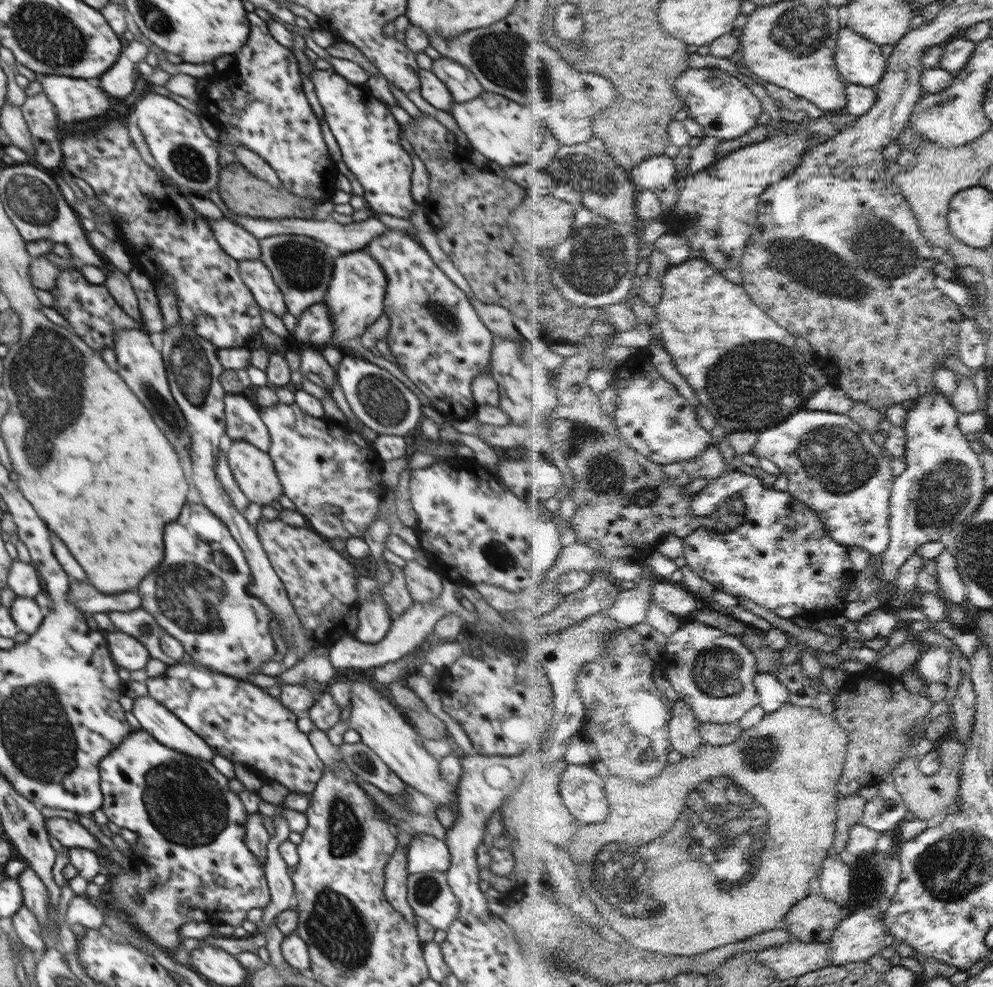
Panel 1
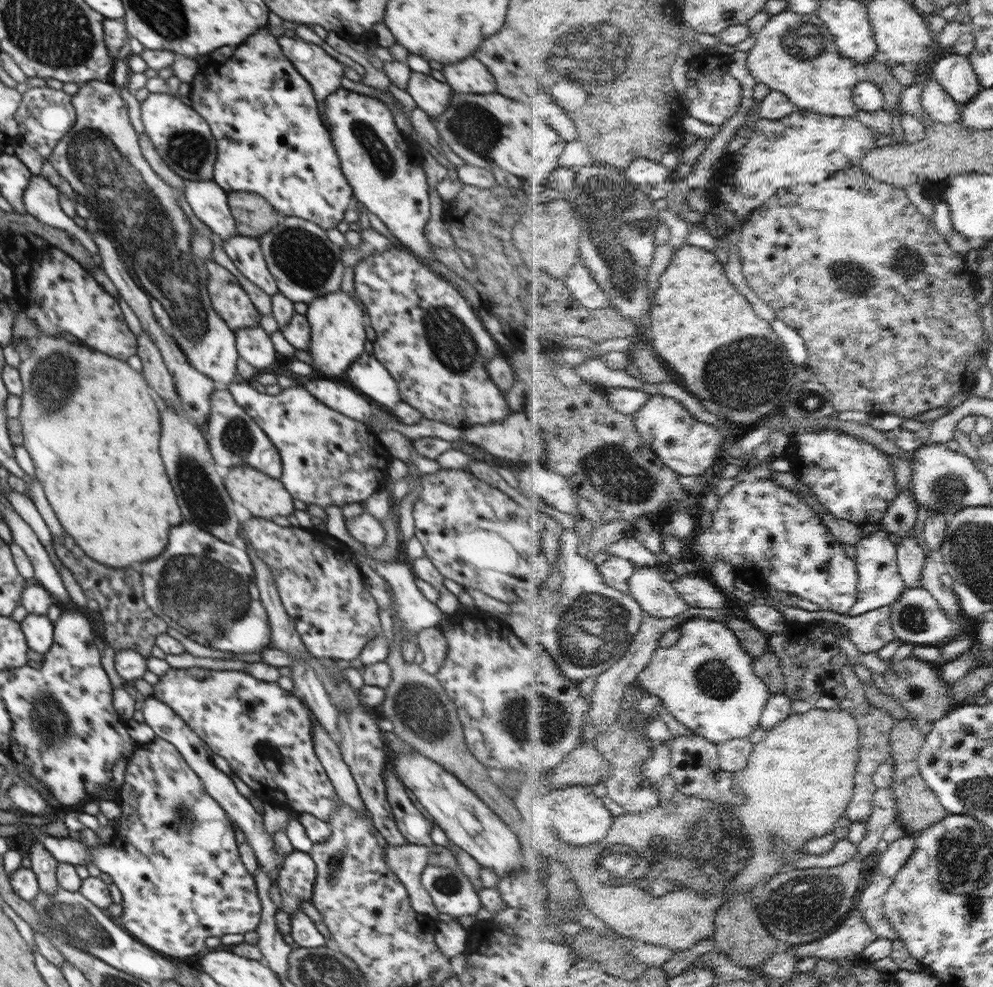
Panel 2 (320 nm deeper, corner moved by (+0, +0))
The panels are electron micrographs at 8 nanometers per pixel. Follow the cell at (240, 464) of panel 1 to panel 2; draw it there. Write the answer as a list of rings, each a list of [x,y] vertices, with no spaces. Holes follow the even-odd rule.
[[[247,464],[232,466],[223,481],[233,503],[238,503],[248,509],[253,517],[271,521],[274,516],[288,517],[295,511],[293,498],[280,479],[272,478]]]

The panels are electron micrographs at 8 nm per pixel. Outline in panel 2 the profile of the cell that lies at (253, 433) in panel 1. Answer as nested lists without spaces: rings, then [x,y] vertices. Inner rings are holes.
[[[215,388],[210,396],[210,410],[204,430],[200,431],[207,441],[209,451],[216,464],[231,468],[247,464],[272,478],[280,479],[282,476],[282,461],[277,448],[268,436],[258,427],[258,424],[244,412],[224,388]]]

